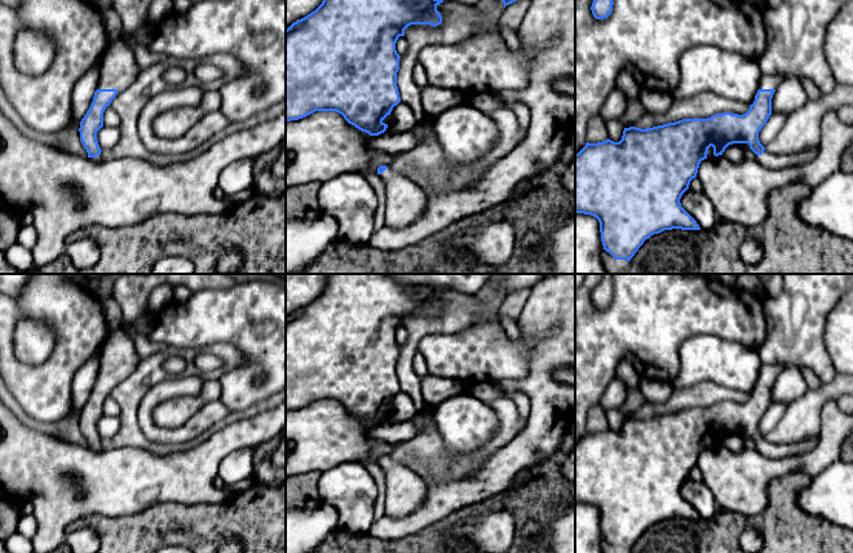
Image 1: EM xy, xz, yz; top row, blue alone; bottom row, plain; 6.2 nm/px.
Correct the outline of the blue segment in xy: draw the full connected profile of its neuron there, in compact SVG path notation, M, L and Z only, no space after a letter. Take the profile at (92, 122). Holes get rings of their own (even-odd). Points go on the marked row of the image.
M123 37L105 49L98 89L79 128L80 141L88 158L103 159L97 141L97 132L103 127L103 112L111 101L137 79L138 74L134 53Z

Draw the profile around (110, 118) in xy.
M107 106L103 112L103 125L118 127L119 121L120 121L120 119L119 119L119 115L116 114L116 111L111 106Z

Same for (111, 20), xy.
M112 8L102 10L102 19L107 28L107 37L110 47L114 41L118 41L123 36L123 23L121 18L119 17L118 12Z

